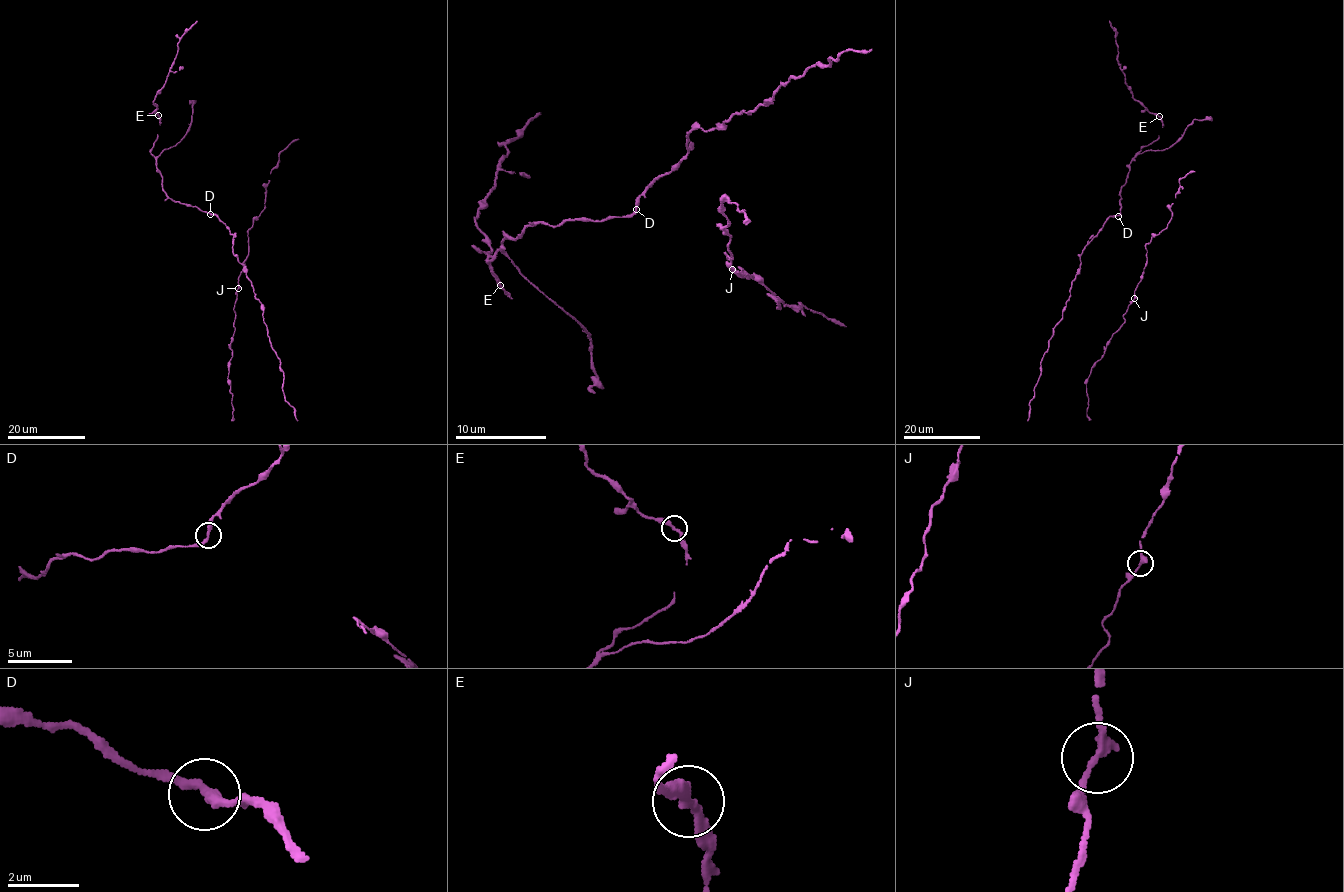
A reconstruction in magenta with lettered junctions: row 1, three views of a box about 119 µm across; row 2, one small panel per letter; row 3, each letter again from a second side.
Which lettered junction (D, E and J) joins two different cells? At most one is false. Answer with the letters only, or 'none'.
none

